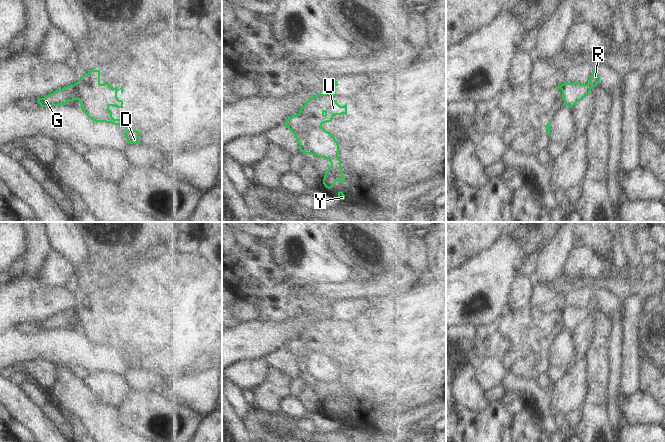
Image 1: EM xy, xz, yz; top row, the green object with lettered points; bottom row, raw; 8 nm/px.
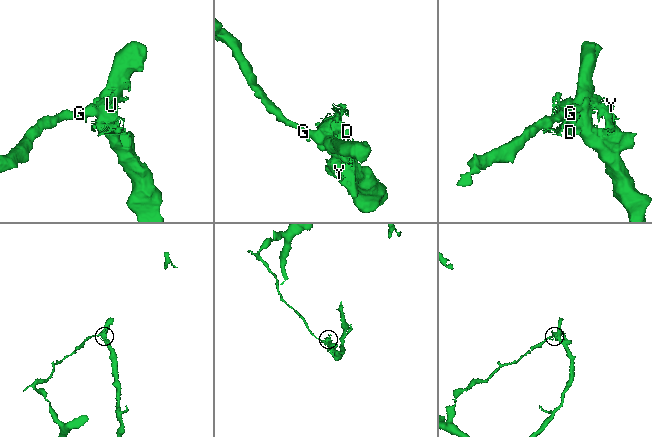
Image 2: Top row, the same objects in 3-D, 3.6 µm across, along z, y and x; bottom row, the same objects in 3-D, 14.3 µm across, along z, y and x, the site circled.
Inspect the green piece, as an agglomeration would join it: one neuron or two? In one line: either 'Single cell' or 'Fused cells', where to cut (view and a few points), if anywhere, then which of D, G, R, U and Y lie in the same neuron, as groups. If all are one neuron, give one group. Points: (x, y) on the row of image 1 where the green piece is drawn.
Fused cells. Split along xz (298, 114), (310, 129), (305, 137), (308, 153). Groups: D U Y / G R.

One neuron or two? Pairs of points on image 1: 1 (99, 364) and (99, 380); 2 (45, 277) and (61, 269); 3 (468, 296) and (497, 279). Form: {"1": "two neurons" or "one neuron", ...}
{"1": "two neurons", "2": "one neuron", "3": "one neuron"}

